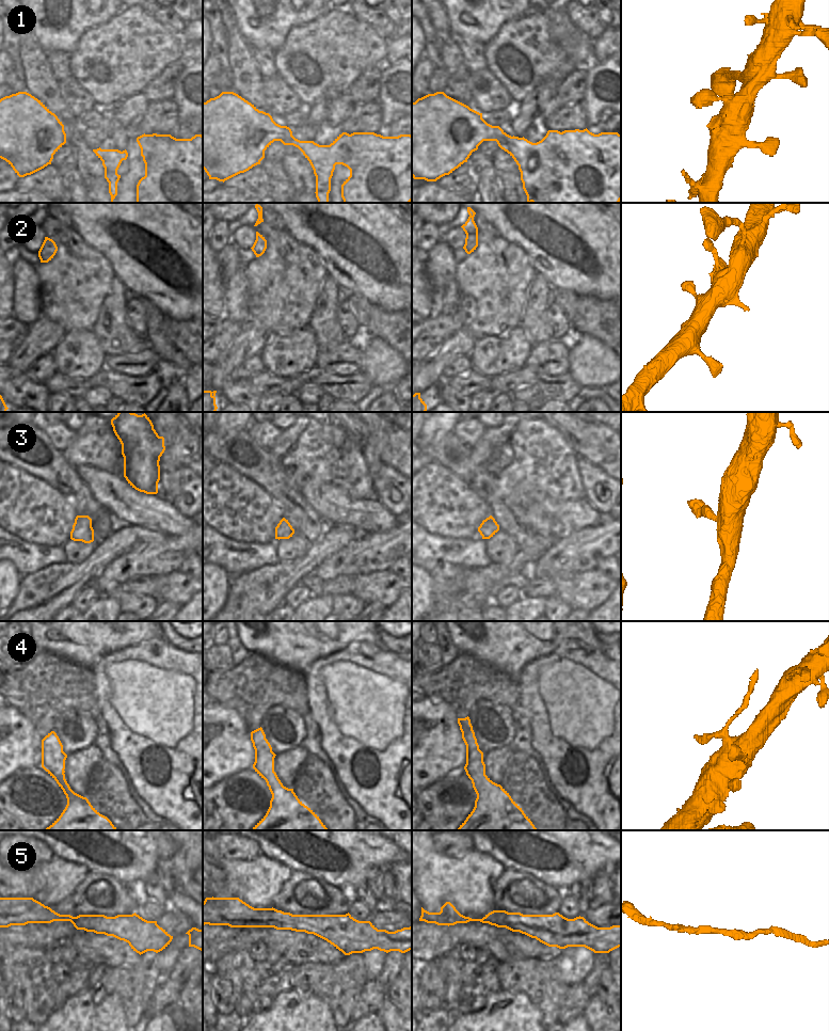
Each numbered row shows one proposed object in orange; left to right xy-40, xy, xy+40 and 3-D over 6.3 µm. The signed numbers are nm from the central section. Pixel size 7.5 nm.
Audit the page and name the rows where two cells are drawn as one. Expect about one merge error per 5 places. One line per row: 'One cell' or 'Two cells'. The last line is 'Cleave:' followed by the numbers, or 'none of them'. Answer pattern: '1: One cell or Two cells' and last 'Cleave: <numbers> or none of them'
1: One cell
2: One cell
3: One cell
4: Two cells
5: One cell
Cleave: 4

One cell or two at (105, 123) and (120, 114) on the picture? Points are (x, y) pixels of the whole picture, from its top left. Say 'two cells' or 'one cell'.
two cells

